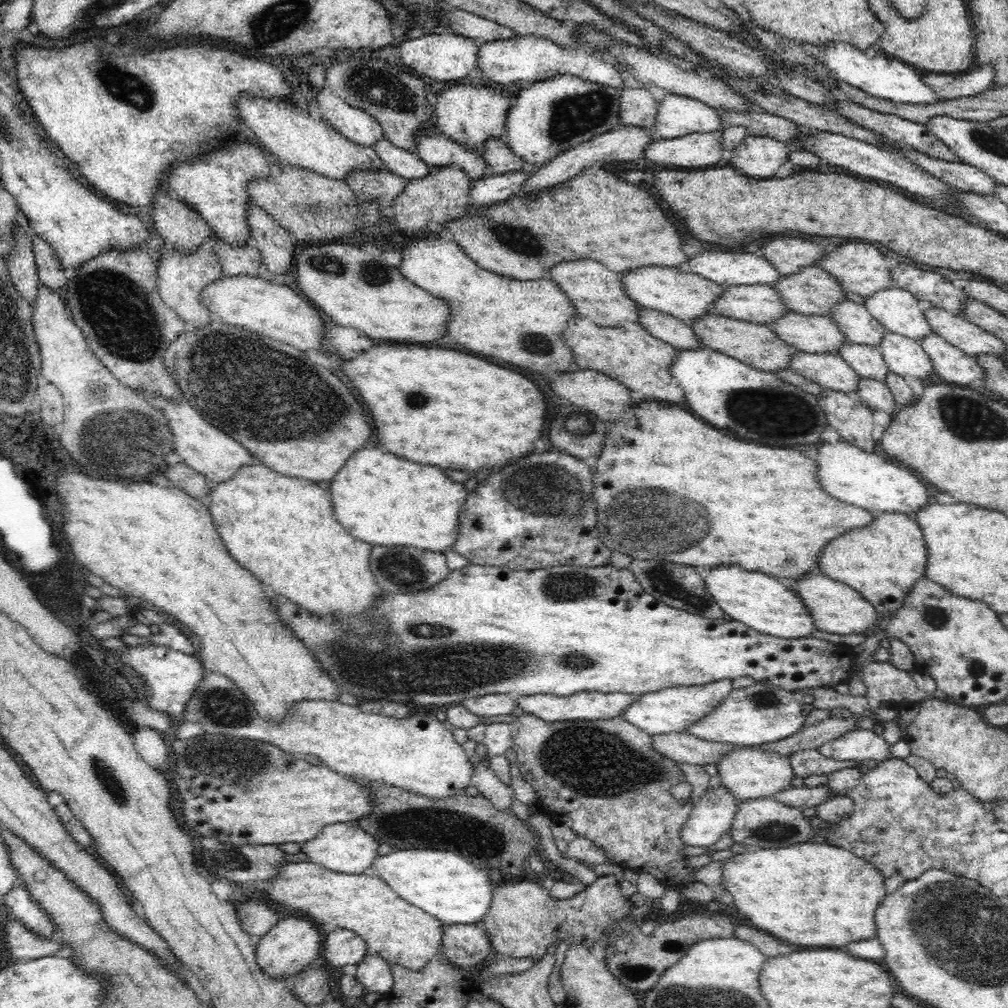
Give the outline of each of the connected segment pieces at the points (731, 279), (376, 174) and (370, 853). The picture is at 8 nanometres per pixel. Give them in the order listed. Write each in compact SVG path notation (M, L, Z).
M707 250L688 260L686 270L723 287L740 285L774 286L781 274L755 253Z
M353 170L345 176L345 181L360 202L376 202L386 215L392 211L408 180L389 170Z
M348 823L329 824L320 830L316 838L300 845L301 852L308 856L310 862L342 874L370 873L371 864L379 855L376 852L378 842L370 834L360 830L359 826L350 826Z

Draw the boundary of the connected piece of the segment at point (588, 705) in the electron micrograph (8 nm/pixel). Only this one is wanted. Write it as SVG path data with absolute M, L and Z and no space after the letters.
M591 691L576 692L571 696L551 696L550 694L536 694L533 696L517 697L516 713L530 714L537 716L544 722L569 721L574 719L582 720L604 720L622 717L624 710L628 710L630 704L638 700L638 695L624 693L605 694Z

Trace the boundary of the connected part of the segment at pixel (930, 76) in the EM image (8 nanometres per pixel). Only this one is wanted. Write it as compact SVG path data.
M986 64L971 72L956 74L922 72L921 78L940 98L950 100L976 96L990 89L994 73L992 66Z

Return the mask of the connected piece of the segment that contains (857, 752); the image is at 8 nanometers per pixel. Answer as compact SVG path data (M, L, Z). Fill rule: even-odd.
M855 729L843 734L841 738L836 738L831 742L822 744L818 749L821 756L833 758L834 760L879 760L885 761L890 759L890 744L884 741L884 736L876 734L872 729Z

